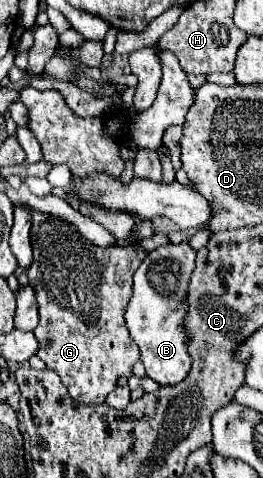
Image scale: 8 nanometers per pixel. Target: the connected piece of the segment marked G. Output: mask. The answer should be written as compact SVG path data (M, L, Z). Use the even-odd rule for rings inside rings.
M33 212L31 246L33 264L29 266L27 276L31 286L35 288L39 306L39 324L33 330L39 340L37 356L47 364L47 368L55 370L61 376L73 400L81 404L101 404L115 388L117 378L129 378L133 374L133 364L141 360L141 352L131 340L125 326L125 308L129 306L133 292L133 274L149 252L139 248L137 244L111 248L95 246L87 238L83 238L73 224L41 212Z

